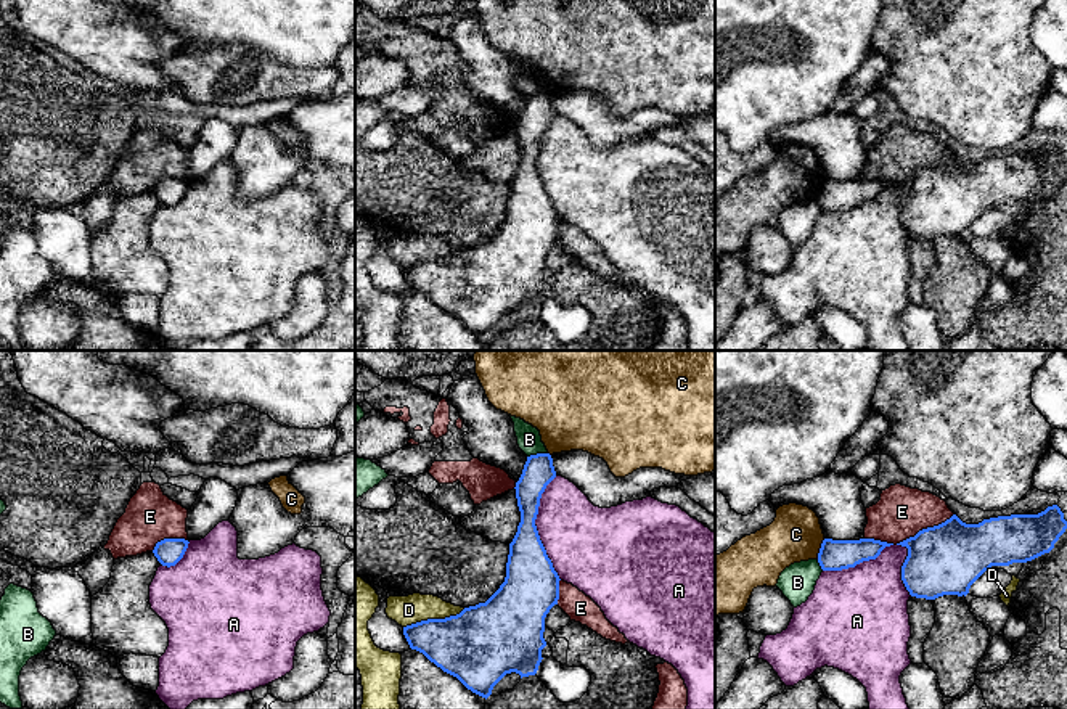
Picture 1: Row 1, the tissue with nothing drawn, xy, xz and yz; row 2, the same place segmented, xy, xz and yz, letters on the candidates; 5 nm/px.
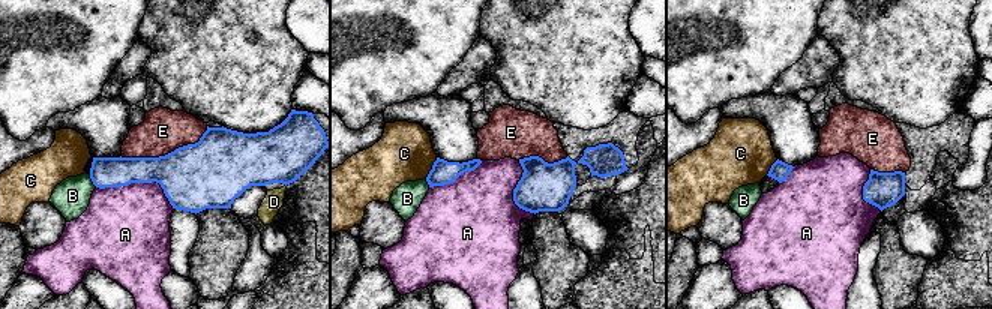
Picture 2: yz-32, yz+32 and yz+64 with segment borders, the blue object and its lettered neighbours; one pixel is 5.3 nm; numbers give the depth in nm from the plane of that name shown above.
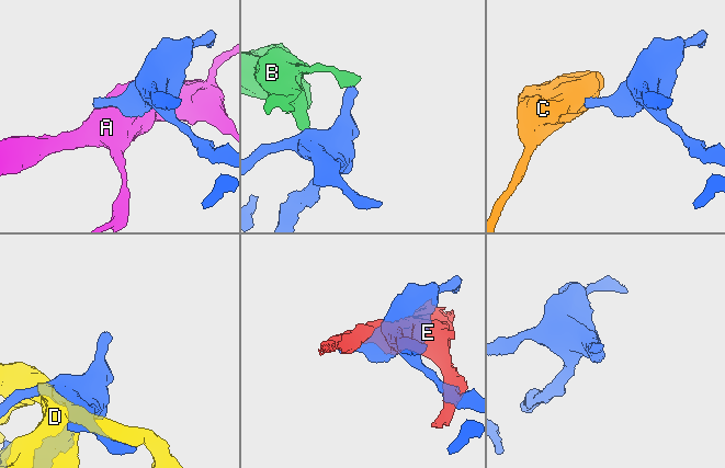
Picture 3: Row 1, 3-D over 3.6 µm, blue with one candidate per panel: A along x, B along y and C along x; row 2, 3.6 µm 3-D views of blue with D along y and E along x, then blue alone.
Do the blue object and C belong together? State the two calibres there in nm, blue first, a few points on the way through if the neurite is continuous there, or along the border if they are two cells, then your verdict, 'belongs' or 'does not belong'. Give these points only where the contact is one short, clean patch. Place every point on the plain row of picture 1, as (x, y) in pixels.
160 nm thick on the blue side, 260 nm on the other; border along yz (825, 179), (817, 198); does not belong

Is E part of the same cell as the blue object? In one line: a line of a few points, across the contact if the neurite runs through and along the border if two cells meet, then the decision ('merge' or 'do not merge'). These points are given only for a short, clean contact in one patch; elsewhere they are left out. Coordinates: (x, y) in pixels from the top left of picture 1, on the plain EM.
do not merge

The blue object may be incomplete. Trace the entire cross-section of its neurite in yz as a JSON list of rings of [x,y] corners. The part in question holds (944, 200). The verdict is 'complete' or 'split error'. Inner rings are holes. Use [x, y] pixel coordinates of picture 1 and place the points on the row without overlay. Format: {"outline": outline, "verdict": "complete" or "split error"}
{"outline": [[[1057,145],[1038,154],[1011,154],[966,164],[956,154],[897,185],[908,188],[901,220],[911,236],[966,236],[991,206],[1027,203],[1054,188],[1067,161]]], "verdict": "complete"}

